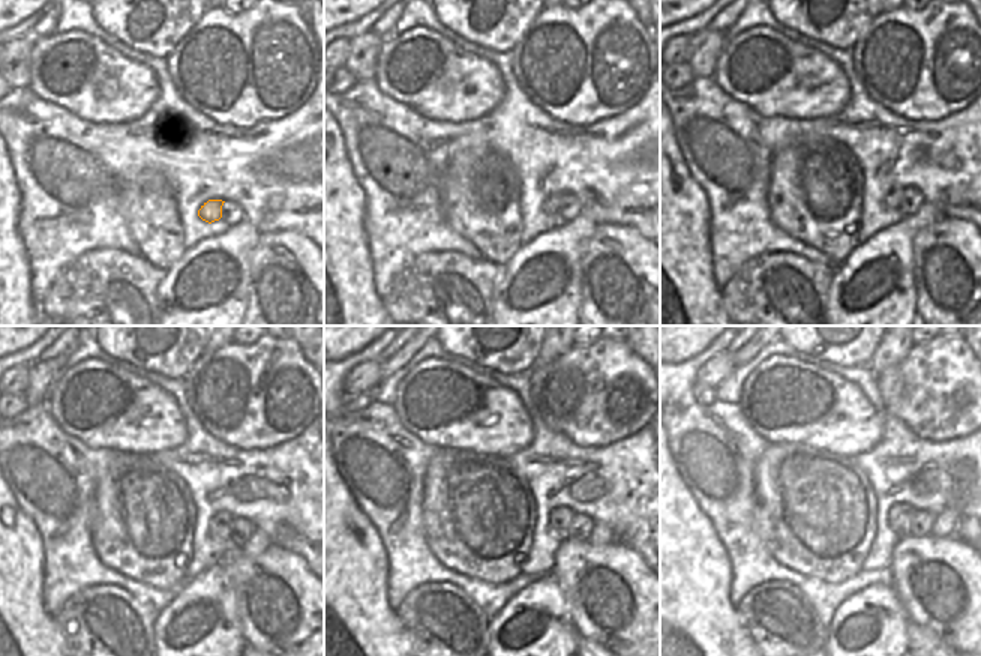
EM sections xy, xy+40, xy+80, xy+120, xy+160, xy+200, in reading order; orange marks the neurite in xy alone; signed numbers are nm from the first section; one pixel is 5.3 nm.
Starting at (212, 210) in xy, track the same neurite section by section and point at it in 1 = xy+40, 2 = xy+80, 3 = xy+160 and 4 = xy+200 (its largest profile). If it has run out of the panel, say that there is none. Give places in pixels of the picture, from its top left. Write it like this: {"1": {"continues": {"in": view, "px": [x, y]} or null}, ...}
{"1": {"continues": {"in": "xy+40", "px": [552, 206]}}, "2": {"continues": {"in": "xy+80", "px": [893, 198]}}, "3": {"continues": {"in": "xy+160", "px": [560, 520]}}, "4": {"continues": {"in": "xy+200", "px": [900, 517]}}}

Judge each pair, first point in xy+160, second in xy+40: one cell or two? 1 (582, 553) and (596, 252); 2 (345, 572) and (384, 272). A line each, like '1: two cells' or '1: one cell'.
1: one cell
2: two cells

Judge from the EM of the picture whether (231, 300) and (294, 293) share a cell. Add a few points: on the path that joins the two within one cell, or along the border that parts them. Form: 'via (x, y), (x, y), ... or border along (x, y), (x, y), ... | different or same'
border along (248, 263), (248, 305), (245, 309) | different

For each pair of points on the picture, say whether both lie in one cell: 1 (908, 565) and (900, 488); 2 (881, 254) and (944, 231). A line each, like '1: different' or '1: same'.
1: different
2: different

